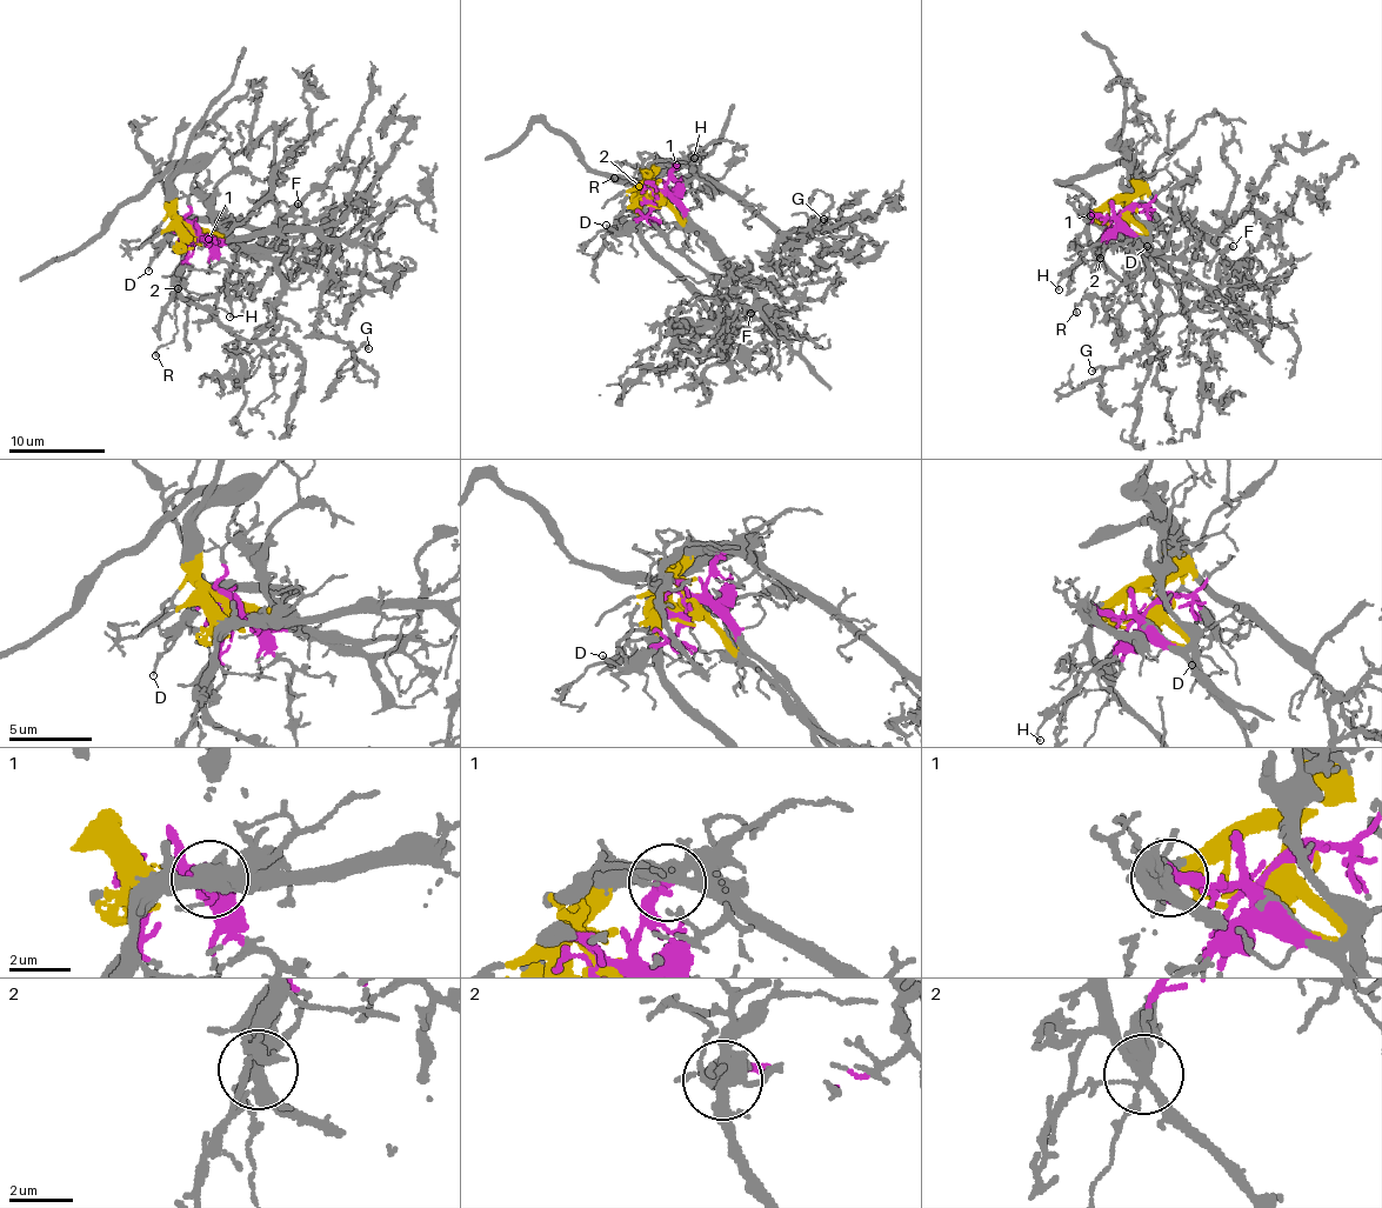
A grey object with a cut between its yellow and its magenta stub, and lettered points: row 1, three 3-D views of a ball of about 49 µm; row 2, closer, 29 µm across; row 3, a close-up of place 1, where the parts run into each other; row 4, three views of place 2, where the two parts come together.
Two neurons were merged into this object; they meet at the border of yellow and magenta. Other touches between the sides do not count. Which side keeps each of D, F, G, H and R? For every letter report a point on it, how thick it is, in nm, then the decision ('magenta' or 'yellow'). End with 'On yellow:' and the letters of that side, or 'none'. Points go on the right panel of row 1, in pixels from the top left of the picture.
D: at (1147, 246); 160 nm thick; magenta
F: at (1233, 246); 440 nm thick; yellow
G: at (1092, 371); 200 nm thick; yellow
H: at (1059, 289); 130 nm thick; magenta
R: at (1076, 312); 130 nm thick; magenta
On yellow: F, G

